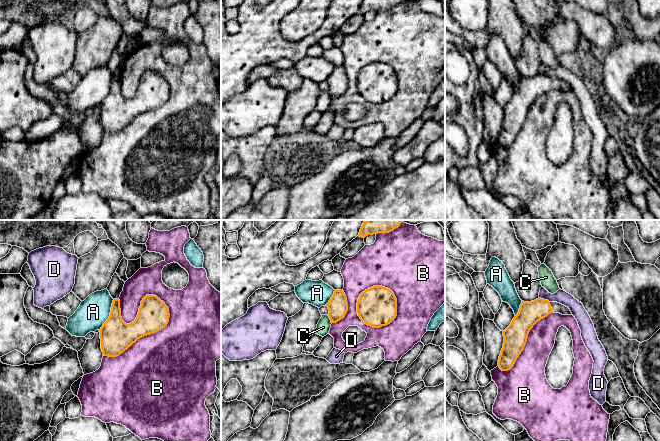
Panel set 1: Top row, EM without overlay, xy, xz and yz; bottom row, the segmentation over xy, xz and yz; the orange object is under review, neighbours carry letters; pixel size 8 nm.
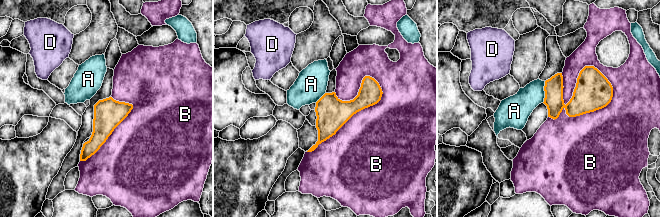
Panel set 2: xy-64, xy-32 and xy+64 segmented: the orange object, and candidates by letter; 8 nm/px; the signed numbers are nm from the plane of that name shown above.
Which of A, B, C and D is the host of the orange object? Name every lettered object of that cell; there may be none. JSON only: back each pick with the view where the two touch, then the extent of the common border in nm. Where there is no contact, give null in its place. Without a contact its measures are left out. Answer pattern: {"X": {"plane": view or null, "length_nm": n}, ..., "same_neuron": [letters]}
{"same_neuron": []}

